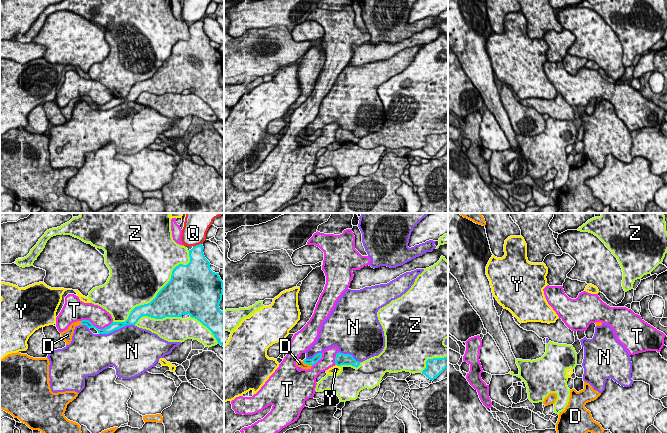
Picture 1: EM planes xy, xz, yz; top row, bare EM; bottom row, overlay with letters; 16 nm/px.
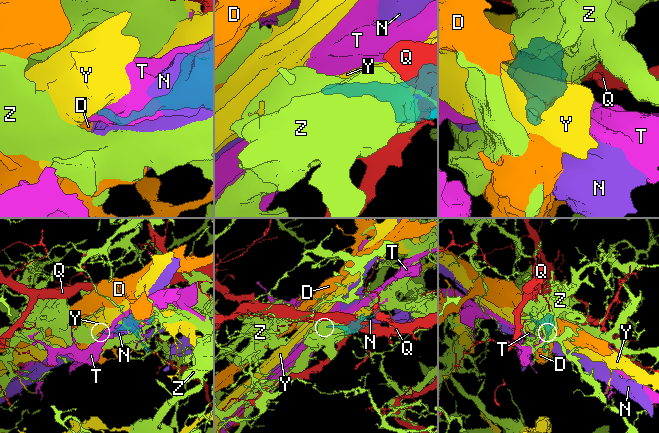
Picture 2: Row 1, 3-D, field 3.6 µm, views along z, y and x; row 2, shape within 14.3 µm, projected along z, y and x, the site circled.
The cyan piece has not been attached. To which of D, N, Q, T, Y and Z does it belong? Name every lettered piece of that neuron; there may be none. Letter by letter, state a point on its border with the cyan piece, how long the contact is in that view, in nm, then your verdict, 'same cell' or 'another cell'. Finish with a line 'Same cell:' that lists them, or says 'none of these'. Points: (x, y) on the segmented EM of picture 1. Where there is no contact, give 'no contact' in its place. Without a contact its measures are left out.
D: meets cyan in xz at (307, 363); contact 180 nm long; another cell
N: meets cyan in xy at (116, 329); contact 600 nm long; another cell
Q: meets cyan in xy at (197, 245); contact 160 nm long; another cell
T: meets cyan in xy at (97, 328); contact 500 nm long; another cell
Y: meets cyan in xz at (337, 365); contact 60 nm long; another cell
Z: meets cyan in xy at (158, 292); contact 1700 nm long; another cell
Same cell: none of these

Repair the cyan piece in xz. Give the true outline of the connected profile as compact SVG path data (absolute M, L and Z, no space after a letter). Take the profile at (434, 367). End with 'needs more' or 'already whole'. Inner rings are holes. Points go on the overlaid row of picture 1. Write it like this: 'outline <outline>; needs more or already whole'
outline M448 356L444 358L433 358L426 361L426 368L422 371L428 379L436 379L446 368L448 368Z; already whole

